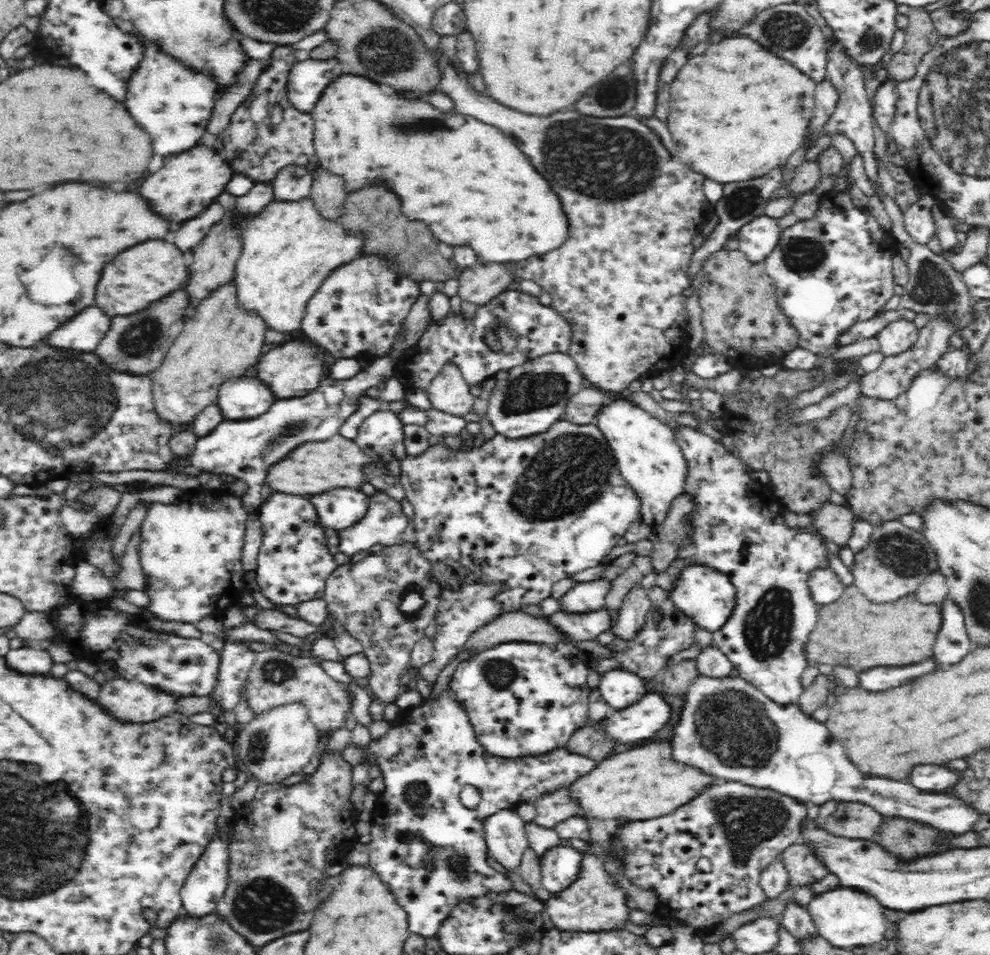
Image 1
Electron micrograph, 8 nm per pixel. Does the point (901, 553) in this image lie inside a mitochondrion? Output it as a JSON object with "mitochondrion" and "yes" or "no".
{"mitochondrion":"yes"}

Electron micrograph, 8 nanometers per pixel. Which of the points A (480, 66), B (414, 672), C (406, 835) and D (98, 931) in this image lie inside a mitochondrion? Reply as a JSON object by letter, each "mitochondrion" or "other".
{"A":"other","B":"other","C":"mitochondrion","D":"other"}

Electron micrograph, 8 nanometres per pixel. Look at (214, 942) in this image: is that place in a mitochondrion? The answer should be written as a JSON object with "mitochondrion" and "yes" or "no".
{"mitochondrion":"yes"}

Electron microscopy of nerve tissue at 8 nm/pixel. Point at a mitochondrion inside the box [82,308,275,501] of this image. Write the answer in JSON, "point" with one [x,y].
{"point":[141,338]}

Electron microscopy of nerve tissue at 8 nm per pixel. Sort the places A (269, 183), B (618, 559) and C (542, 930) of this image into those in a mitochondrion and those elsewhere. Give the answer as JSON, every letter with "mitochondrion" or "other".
{"A":"other","B":"other","C":"other"}

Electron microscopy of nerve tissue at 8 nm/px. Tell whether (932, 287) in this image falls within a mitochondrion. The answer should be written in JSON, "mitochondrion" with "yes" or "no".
{"mitochondrion":"yes"}

